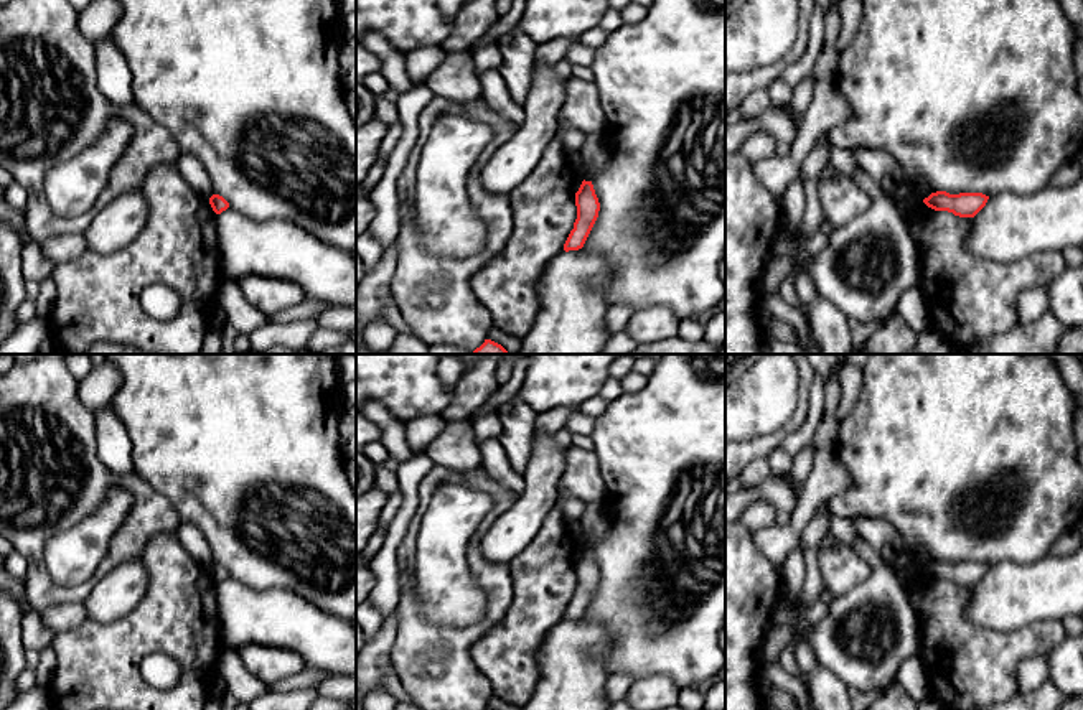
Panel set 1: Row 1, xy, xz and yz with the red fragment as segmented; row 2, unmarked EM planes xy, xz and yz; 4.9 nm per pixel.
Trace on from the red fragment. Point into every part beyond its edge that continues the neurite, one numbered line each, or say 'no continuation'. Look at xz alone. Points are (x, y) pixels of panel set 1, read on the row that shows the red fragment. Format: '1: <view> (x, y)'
1: xz (595, 150)

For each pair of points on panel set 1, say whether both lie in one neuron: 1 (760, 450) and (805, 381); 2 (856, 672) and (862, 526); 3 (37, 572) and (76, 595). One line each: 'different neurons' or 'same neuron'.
1: same neuron
2: different neurons
3: same neuron

